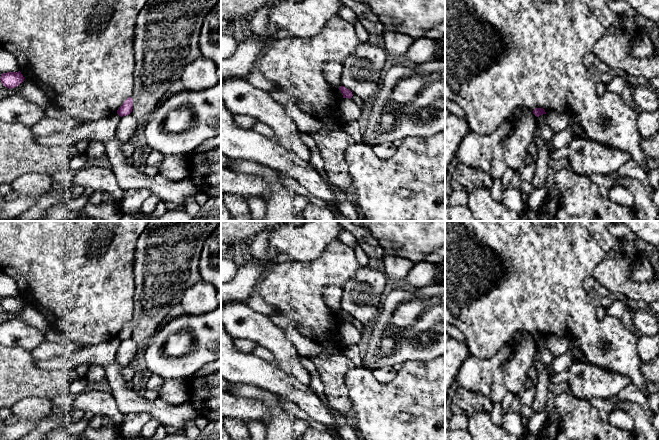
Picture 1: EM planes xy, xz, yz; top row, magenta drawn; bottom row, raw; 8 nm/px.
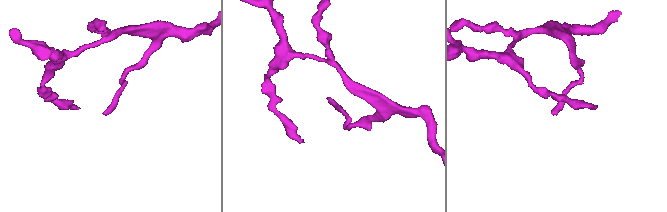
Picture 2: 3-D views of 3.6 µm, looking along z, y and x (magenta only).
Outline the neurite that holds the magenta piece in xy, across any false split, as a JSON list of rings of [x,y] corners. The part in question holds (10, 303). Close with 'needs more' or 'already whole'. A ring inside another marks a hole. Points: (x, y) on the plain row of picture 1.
[[[20,295],[2,297],[0,300],[0,306],[3,308],[3,310],[9,313],[18,310],[23,306],[23,304],[24,301]]] | already whole

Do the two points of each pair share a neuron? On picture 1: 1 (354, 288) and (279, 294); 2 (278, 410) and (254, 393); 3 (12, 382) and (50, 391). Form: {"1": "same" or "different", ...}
{"1": "different", "2": "same", "3": "same"}

